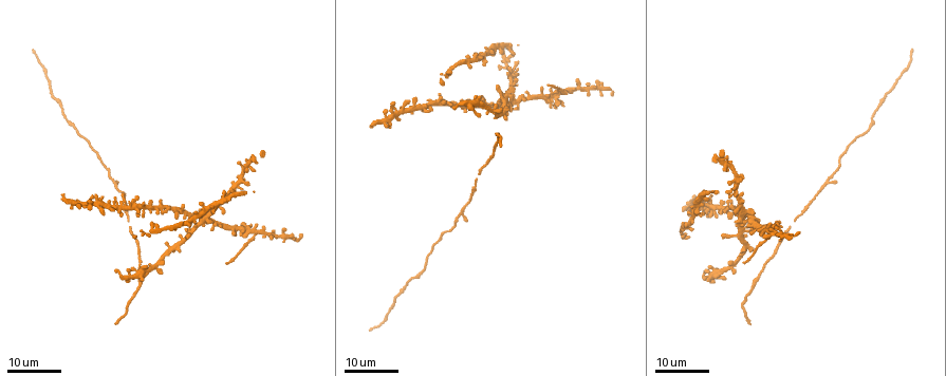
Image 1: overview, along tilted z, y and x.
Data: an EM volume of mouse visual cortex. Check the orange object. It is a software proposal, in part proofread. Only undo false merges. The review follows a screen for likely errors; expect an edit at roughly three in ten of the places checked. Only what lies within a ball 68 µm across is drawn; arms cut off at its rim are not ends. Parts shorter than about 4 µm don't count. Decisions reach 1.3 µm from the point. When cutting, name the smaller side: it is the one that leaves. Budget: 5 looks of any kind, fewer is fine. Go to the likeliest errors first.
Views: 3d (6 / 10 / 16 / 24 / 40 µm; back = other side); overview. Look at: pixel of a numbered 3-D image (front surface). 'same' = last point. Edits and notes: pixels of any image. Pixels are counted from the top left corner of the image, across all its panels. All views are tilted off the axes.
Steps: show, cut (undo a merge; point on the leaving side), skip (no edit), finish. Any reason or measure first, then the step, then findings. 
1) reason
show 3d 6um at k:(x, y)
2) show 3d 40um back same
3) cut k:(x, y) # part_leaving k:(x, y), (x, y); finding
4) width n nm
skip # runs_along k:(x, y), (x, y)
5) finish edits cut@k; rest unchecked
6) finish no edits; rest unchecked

branch point
show 3d 16um at 1:(733, 182)

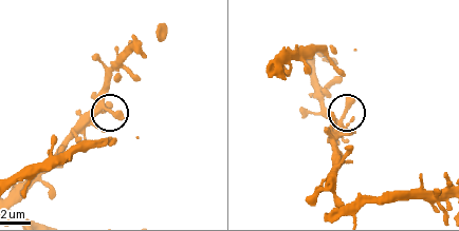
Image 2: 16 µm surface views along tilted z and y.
show 3d 6um at 2:(107, 111)

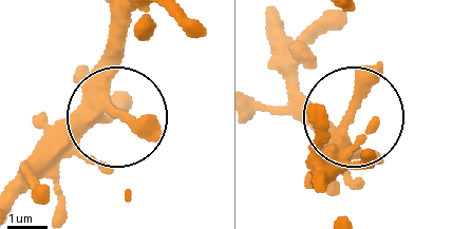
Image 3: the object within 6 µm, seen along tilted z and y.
side_arm 5 um
skip # runs_along 3:(17, 185), (114, 110), (105, 73), (126, 22); all the same neuron

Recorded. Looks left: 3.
show 3d 24um at 1:(252, 236)

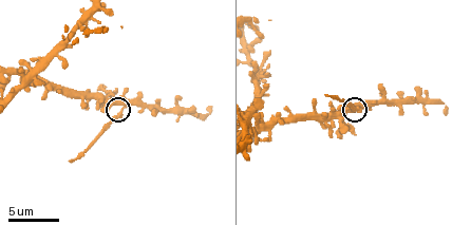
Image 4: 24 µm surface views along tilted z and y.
show 3d 10um at 4:(120, 111)

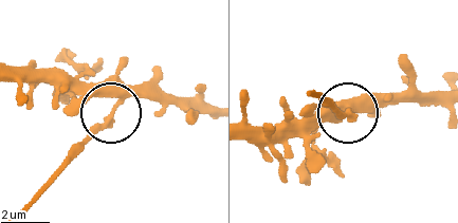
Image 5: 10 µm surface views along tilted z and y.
width 320 nm
cut 5:(97, 127) # a second neuron is stuck on

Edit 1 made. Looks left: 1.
finish edits cut@5; rest unchecked

